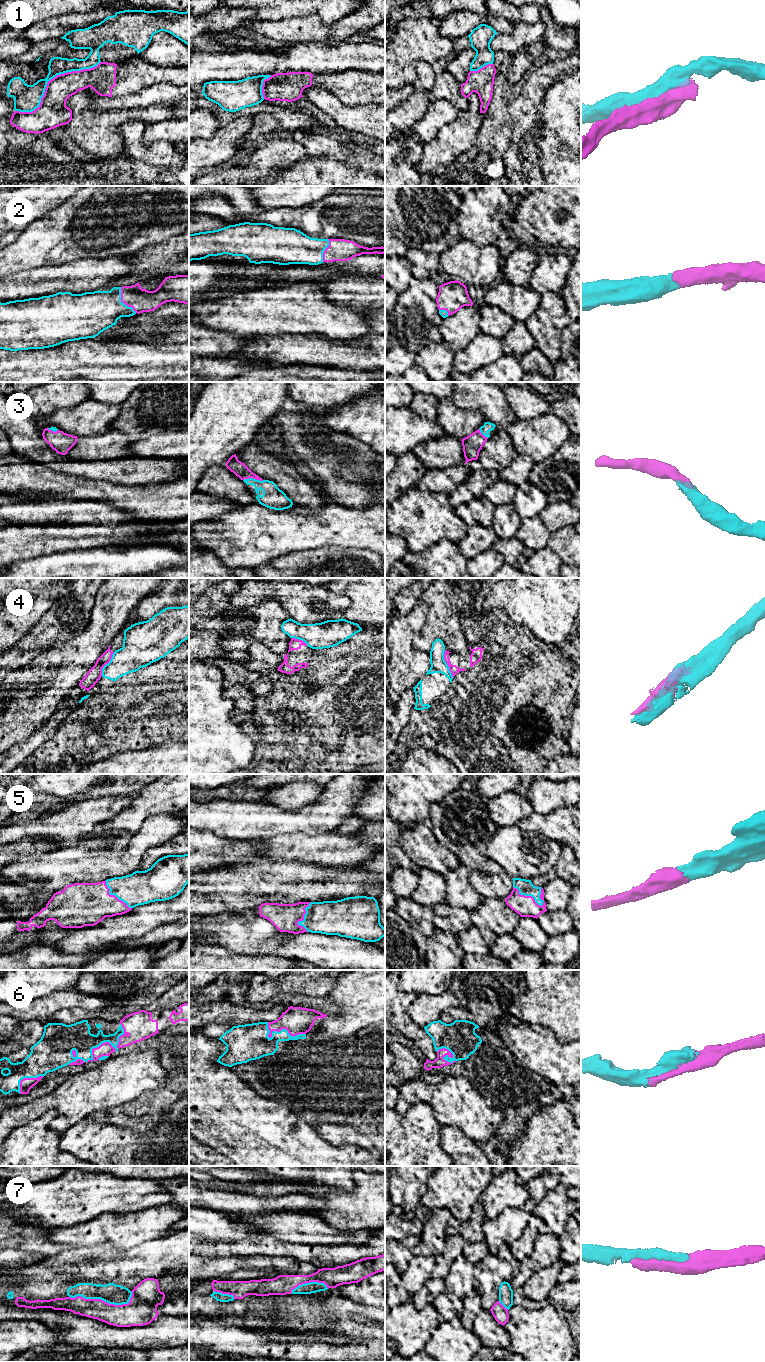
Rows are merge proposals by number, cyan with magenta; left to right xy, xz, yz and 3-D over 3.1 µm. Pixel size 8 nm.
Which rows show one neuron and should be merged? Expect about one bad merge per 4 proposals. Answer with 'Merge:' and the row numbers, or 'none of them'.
Merge: 2, 3, 5, 6, 7

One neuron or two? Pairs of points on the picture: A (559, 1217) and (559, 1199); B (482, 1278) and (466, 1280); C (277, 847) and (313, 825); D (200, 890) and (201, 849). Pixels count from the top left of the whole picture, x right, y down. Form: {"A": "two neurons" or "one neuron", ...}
{"A": "one neuron", "B": "two neurons", "C": "two neurons", "D": "two neurons"}

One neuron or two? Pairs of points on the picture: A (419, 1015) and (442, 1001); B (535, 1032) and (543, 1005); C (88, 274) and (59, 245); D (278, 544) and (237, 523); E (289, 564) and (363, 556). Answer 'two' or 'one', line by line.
A: one
B: two
C: two
D: one
E: one

